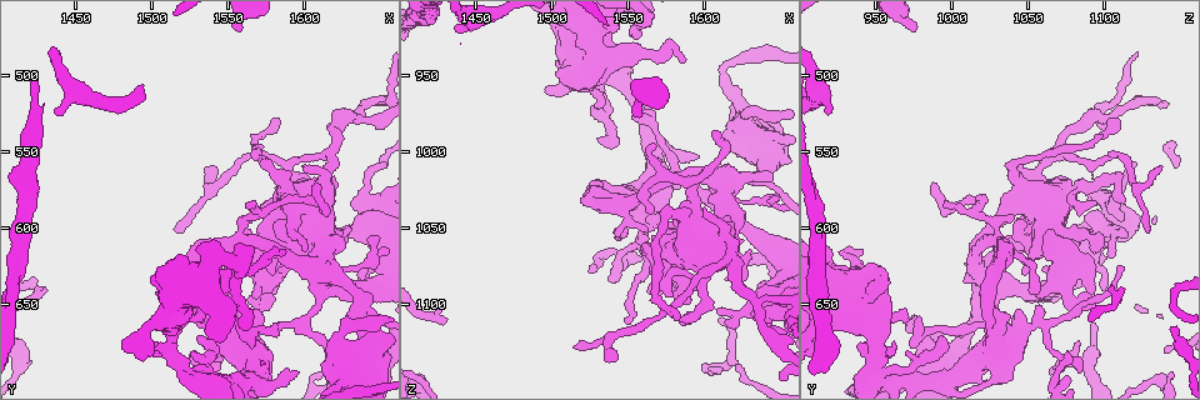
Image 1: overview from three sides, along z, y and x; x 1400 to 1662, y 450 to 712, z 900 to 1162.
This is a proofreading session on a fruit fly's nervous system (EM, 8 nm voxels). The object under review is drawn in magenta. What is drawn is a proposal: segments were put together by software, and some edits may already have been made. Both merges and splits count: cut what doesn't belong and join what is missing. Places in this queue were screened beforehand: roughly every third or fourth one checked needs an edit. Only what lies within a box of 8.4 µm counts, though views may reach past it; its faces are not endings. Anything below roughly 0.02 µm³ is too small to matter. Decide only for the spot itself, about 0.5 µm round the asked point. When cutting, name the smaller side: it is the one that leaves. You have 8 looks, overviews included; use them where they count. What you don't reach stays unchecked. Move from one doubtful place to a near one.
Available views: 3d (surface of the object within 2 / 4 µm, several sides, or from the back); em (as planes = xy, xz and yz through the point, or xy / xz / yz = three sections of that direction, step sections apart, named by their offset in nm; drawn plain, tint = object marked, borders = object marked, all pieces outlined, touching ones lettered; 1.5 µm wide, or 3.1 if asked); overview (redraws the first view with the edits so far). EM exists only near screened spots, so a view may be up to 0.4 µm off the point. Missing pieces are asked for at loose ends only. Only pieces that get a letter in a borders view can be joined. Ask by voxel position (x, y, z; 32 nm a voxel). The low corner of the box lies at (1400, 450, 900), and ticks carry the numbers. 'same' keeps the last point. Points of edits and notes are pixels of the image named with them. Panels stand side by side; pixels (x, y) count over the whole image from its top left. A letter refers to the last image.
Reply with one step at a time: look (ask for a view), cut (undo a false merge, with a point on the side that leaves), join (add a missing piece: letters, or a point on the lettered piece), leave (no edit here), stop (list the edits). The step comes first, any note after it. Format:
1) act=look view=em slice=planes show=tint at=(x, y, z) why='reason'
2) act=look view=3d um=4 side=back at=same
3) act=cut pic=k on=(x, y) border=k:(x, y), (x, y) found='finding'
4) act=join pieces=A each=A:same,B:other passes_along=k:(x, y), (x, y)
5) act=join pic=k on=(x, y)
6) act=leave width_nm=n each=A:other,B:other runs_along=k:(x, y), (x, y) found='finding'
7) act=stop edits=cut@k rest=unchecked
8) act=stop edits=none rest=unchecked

act=look view=em slice=planes show=borders at=(1630, 602, 1104) why='thick turns thin'

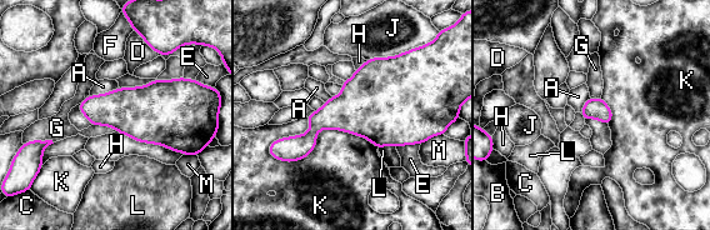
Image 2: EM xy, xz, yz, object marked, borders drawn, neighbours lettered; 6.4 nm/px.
act=leave longest_contact=K:650nm each=A:other,B:other,C:other,D:other,E:other,F:other,G:other,H:other,J:other,K:other,L:other,M:other border=2:(93, 124), (109, 125), (116, 130) found='one cell here'

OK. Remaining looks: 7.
act=look view=em slice=planes show=plain at=(1586, 628, 1060) why='free end'

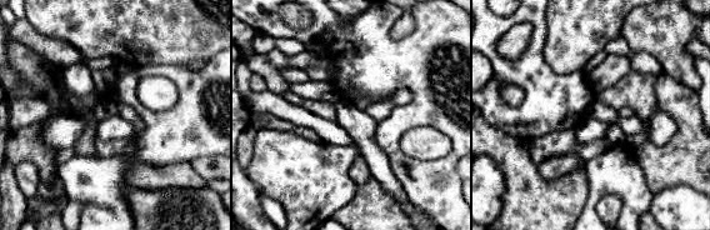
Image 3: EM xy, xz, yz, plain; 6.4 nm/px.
act=look view=em slice=planes show=tint at=same why='with the object marked'

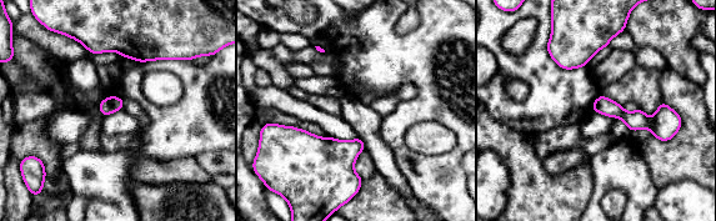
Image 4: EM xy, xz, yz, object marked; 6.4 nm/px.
act=look view=em slice=planes show=borders at=same why='see the neighbours'

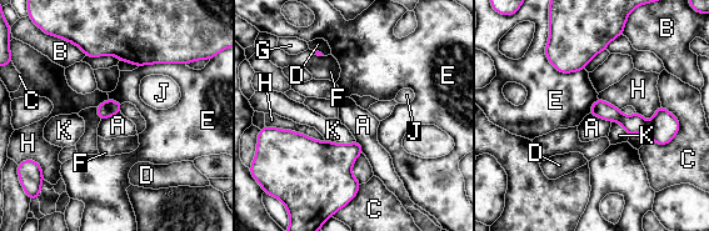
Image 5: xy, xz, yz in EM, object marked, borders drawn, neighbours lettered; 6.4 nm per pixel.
act=leave each=A:other,B:other,C:other,D:other,E:other,F:other,G:other,H:other,J:other,K:other found='none of them fits'

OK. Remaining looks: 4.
act=look view=em slice=planes show=plain at=(1550, 632, 936) why='calibre changes'

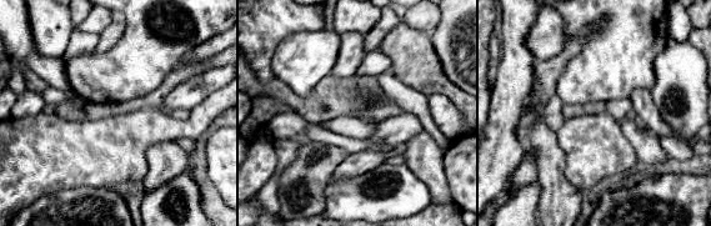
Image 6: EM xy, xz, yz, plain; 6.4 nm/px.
act=look view=em slice=planes show=tint at=same why='where the object lies'

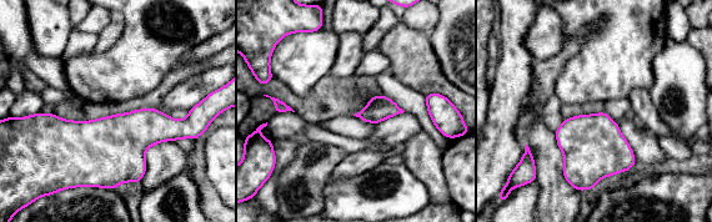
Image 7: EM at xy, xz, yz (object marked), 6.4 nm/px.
act=look view=em slice=planes show=borders at=same

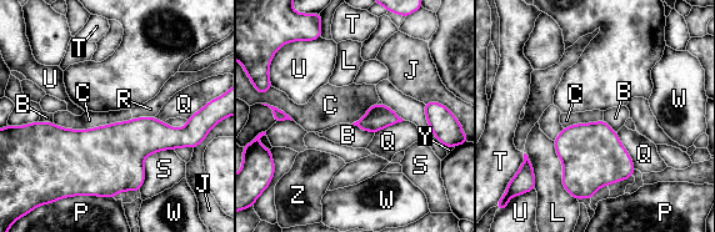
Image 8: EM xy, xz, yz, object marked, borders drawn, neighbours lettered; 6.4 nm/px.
act=leave each=B:other,C:other,J:other,L:other,P:other,Q:other,R:other,S:other,T:other,U:other,W:other,Y:other,Z:other border=8:(353, 124), (374, 134) found='one cell here'

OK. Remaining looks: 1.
act=stop edits=none rest=unchecked

